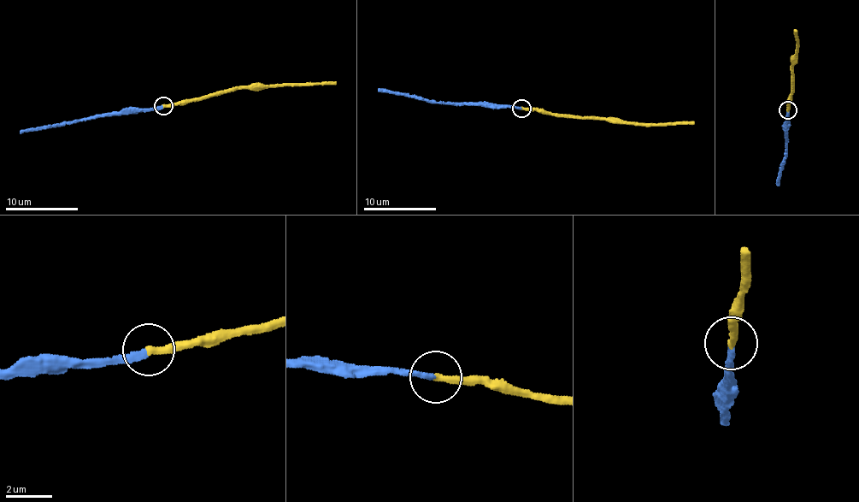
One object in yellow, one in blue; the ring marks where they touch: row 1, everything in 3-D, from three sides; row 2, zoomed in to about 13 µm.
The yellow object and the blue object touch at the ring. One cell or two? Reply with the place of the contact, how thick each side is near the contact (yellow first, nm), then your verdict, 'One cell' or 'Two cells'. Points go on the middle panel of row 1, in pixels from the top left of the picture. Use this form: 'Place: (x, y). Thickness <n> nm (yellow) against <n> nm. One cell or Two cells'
Place: (521, 108). Thickness 320 nm (yellow) against 280 nm. One cell

